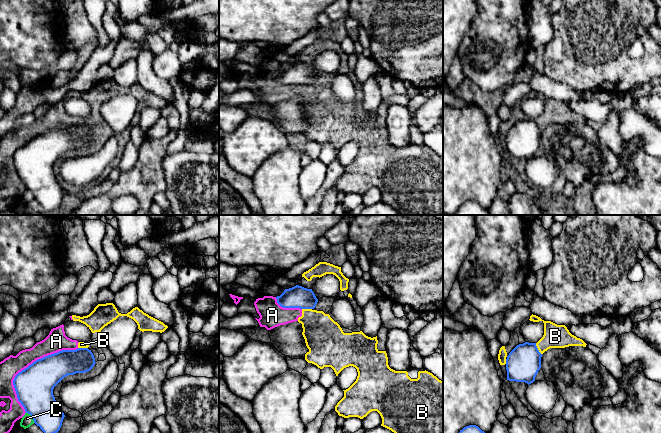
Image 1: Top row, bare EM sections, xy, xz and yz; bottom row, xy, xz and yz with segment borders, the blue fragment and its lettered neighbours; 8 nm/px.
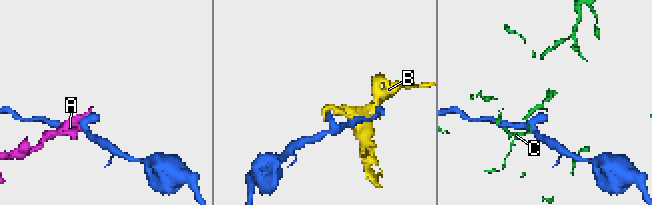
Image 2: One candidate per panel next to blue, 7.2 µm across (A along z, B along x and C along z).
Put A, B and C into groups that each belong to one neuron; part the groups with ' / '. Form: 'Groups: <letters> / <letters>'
Groups: A B / C

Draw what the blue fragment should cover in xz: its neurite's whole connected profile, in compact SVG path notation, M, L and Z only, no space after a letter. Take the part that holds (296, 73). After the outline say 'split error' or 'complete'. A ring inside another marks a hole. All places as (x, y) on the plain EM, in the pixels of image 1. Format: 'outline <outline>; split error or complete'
outline M299 61L285 65L276 75L277 79L283 84L314 85L318 78L312 65Z; complete

